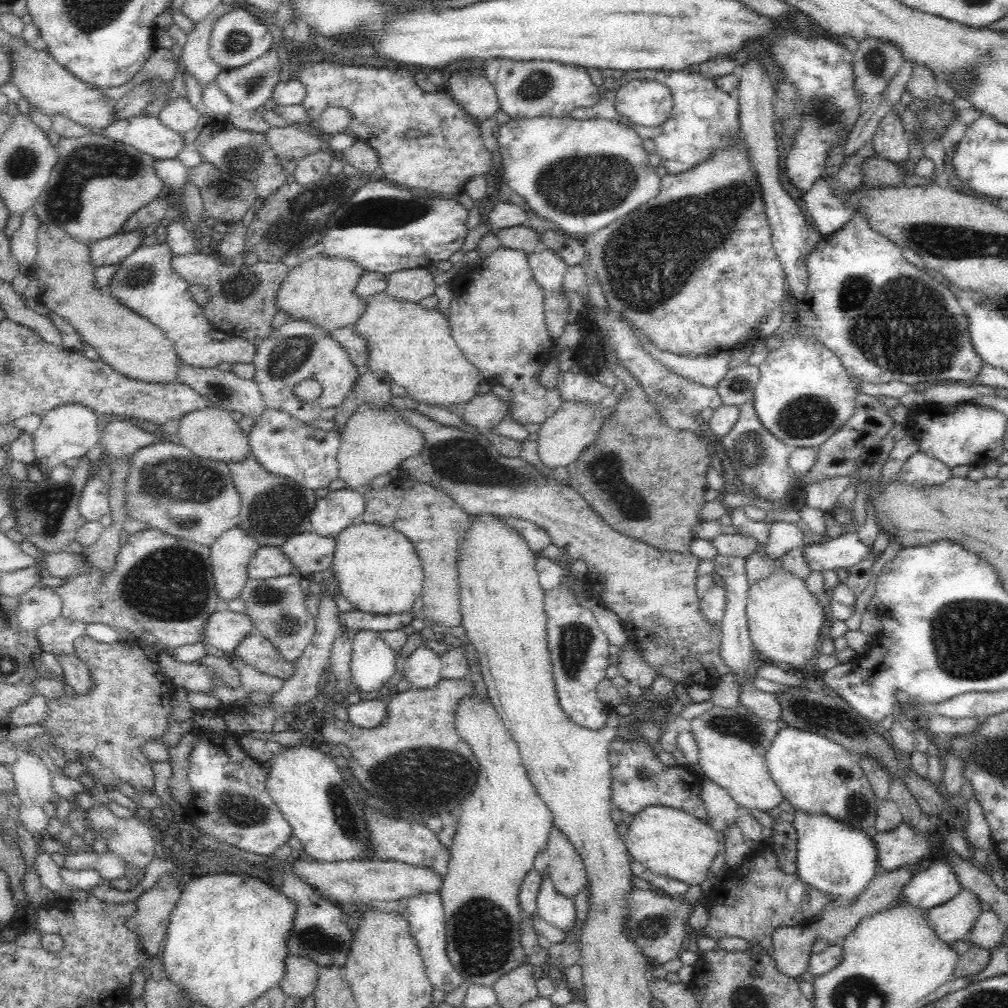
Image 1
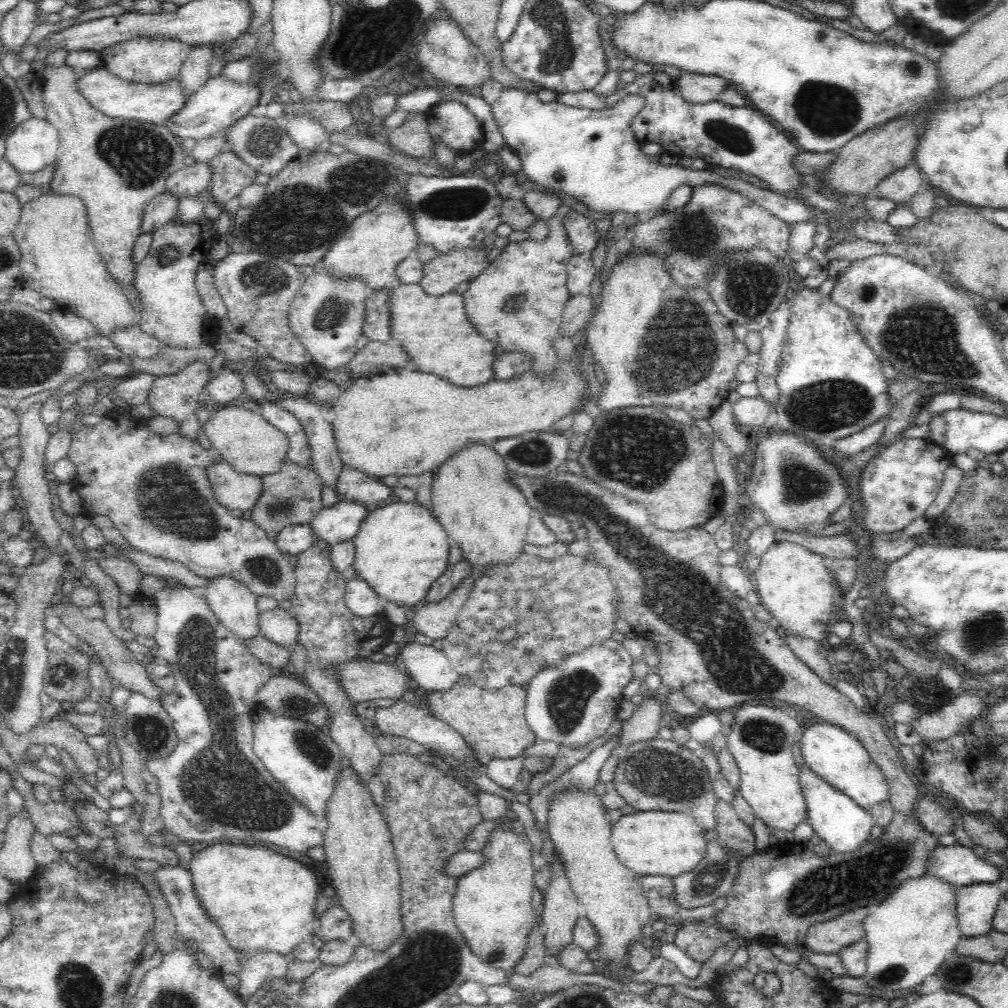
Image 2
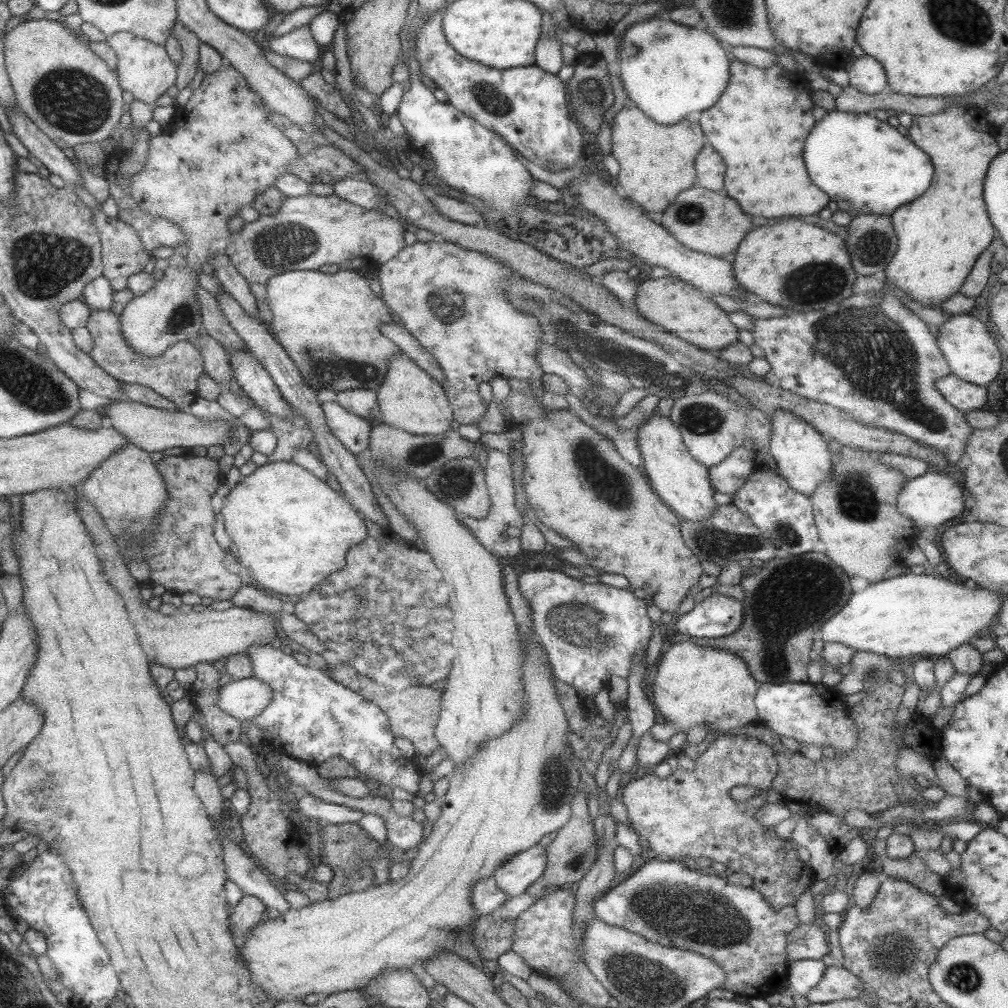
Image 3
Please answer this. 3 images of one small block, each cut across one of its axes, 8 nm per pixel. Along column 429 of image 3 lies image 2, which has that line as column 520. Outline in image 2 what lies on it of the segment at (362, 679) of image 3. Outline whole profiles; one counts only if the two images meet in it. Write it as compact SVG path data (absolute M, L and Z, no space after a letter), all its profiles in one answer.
M460 676L456 684L447 691L420 693L417 704L424 706L430 716L445 722L460 734L462 740L471 750L475 762L484 768L494 758L516 758L516 756L520 756L526 747L537 740L533 732L528 728L525 719L525 696L526 691L524 686L521 685L503 686L494 690L481 689L473 682L470 682L467 677Z

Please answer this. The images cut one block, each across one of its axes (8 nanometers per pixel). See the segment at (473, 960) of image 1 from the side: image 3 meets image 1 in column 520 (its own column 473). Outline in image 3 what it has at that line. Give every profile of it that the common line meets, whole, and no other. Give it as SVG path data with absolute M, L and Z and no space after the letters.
M518 632L518 639L520 640L519 650L521 651L521 658L523 658L523 667L521 670L526 698L526 710L522 712L522 719L514 722L512 728L506 730L501 736L486 740L482 746L476 748L474 755L470 756L464 764L454 767L448 779L448 789L441 800L440 815L437 817L433 827L427 829L423 841L410 854L411 864L407 869L407 874L397 881L387 880L387 882L381 885L372 885L369 890L351 892L334 899L325 899L321 902L310 902L309 905L299 909L289 908L285 912L280 913L278 917L267 918L262 923L256 924L248 930L247 938L241 944L241 960L245 962L247 972L253 978L253 982L259 988L263 988L263 992L267 994L267 998L275 1001L301 1000L304 996L311 994L324 997L342 991L360 990L362 986L365 986L367 981L370 981L370 978L379 974L381 969L409 969L413 964L421 964L423 961L434 961L433 956L438 960L441 951L455 953L458 957L468 960L481 970L483 960L480 959L476 948L472 945L472 930L474 929L472 928L472 922L478 916L474 913L469 900L470 888L477 880L491 877L493 869L496 869L496 866L506 858L512 858L512 854L527 850L530 846L537 844L537 841L542 836L545 836L545 834L561 828L567 822L571 802L573 801L575 792L577 792L576 790L582 787L577 770L573 767L573 763L571 763L574 762L571 760L571 755L573 755L574 759L576 757L572 754L570 746L565 746L566 718L556 698L555 687L552 682L552 671L549 661L547 661L547 653L543 651L541 644L538 644L538 639L534 636L534 632L530 632L528 636L520 636L520 632Z

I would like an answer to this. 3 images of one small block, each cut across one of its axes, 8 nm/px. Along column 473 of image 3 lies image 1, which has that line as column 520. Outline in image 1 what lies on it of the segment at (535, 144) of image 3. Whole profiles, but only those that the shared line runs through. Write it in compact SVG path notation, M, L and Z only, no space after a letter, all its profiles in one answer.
M490 60L484 66L486 79L496 90L499 109L512 120L522 118L568 118L576 109L589 109L601 102L601 92L590 81L587 70L575 65L562 65L556 62L529 61L514 62L512 60Z

